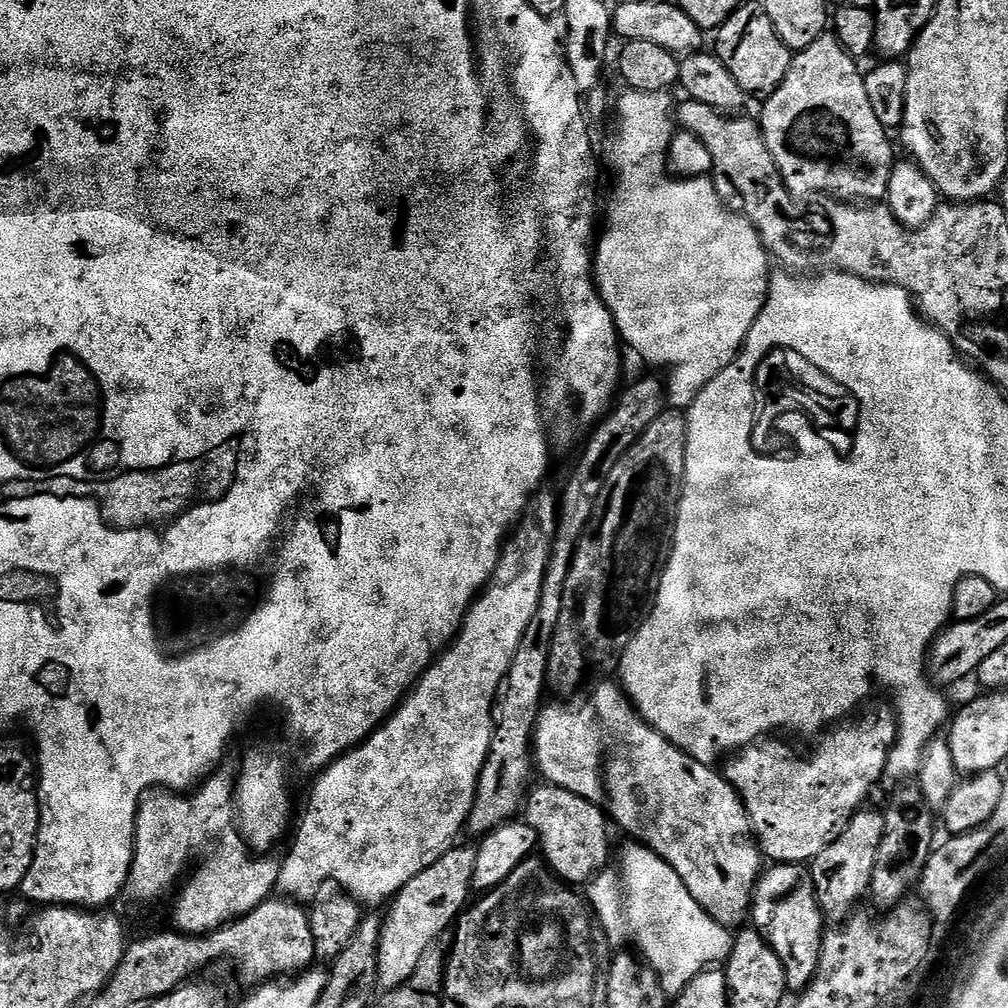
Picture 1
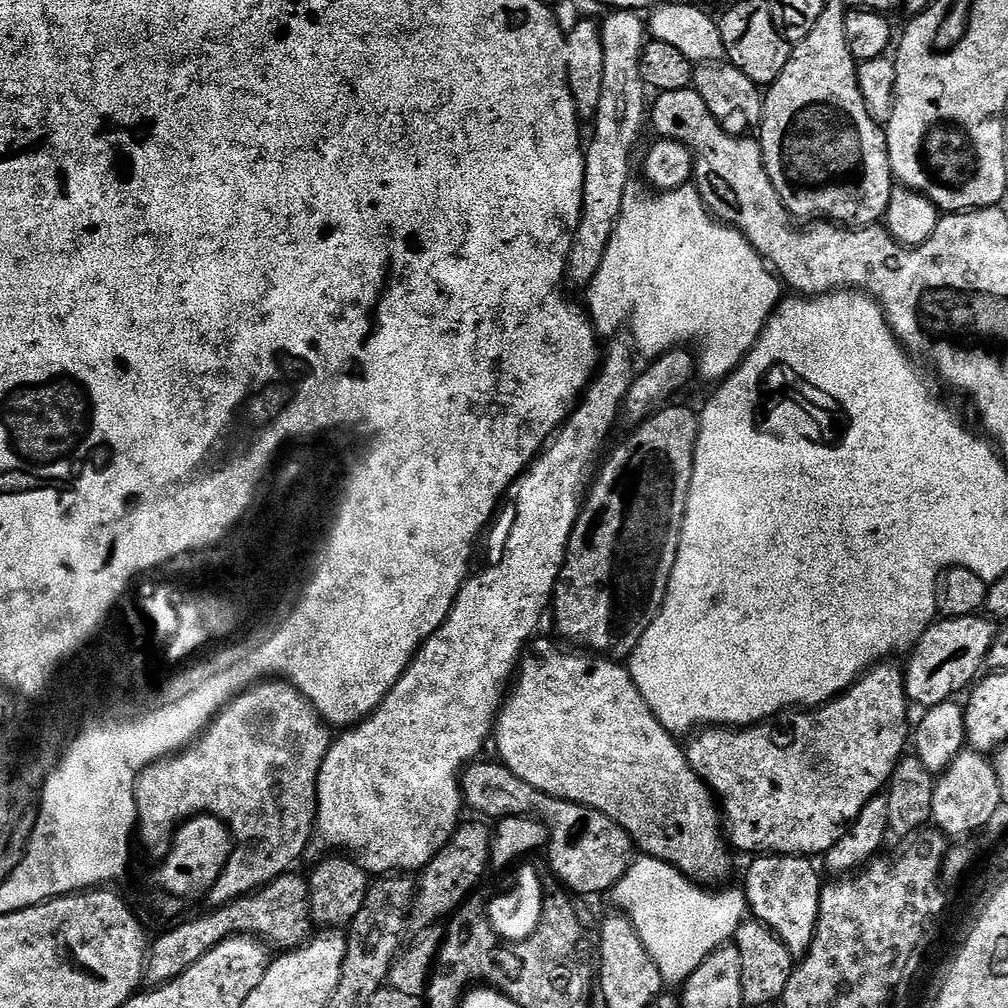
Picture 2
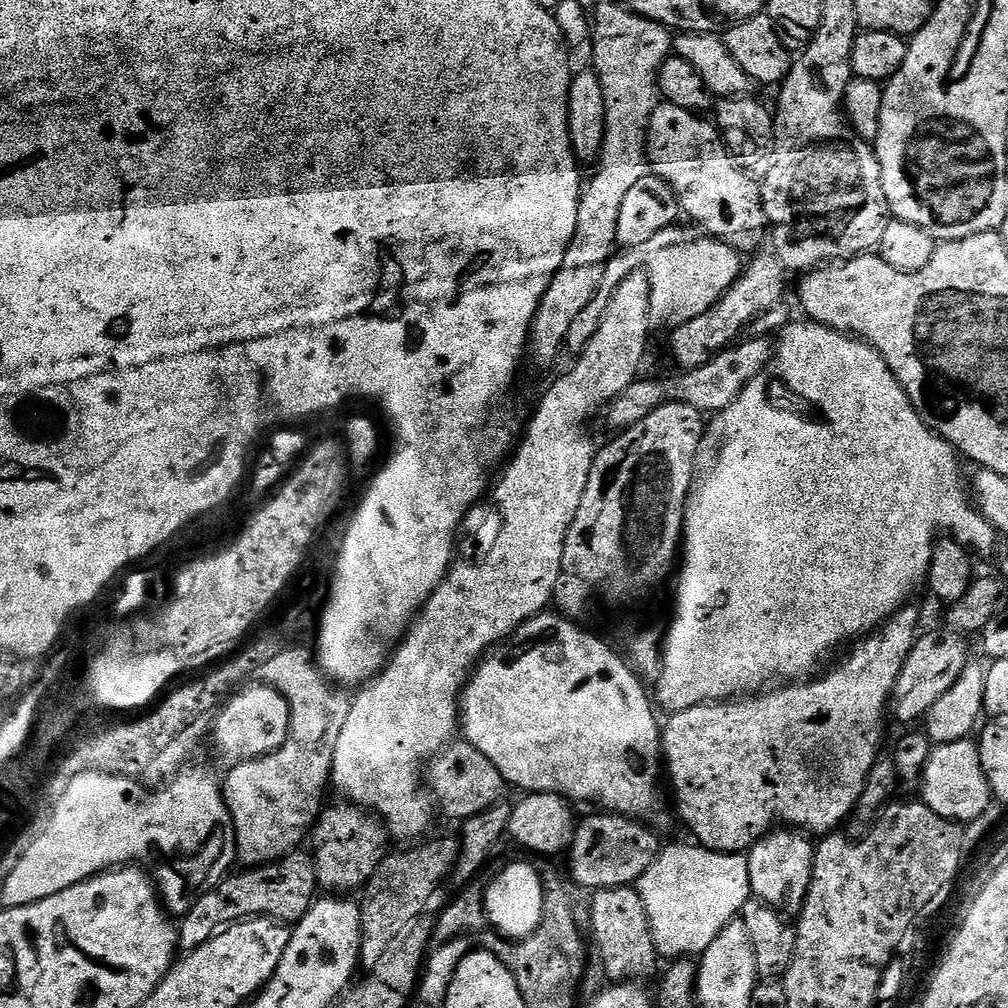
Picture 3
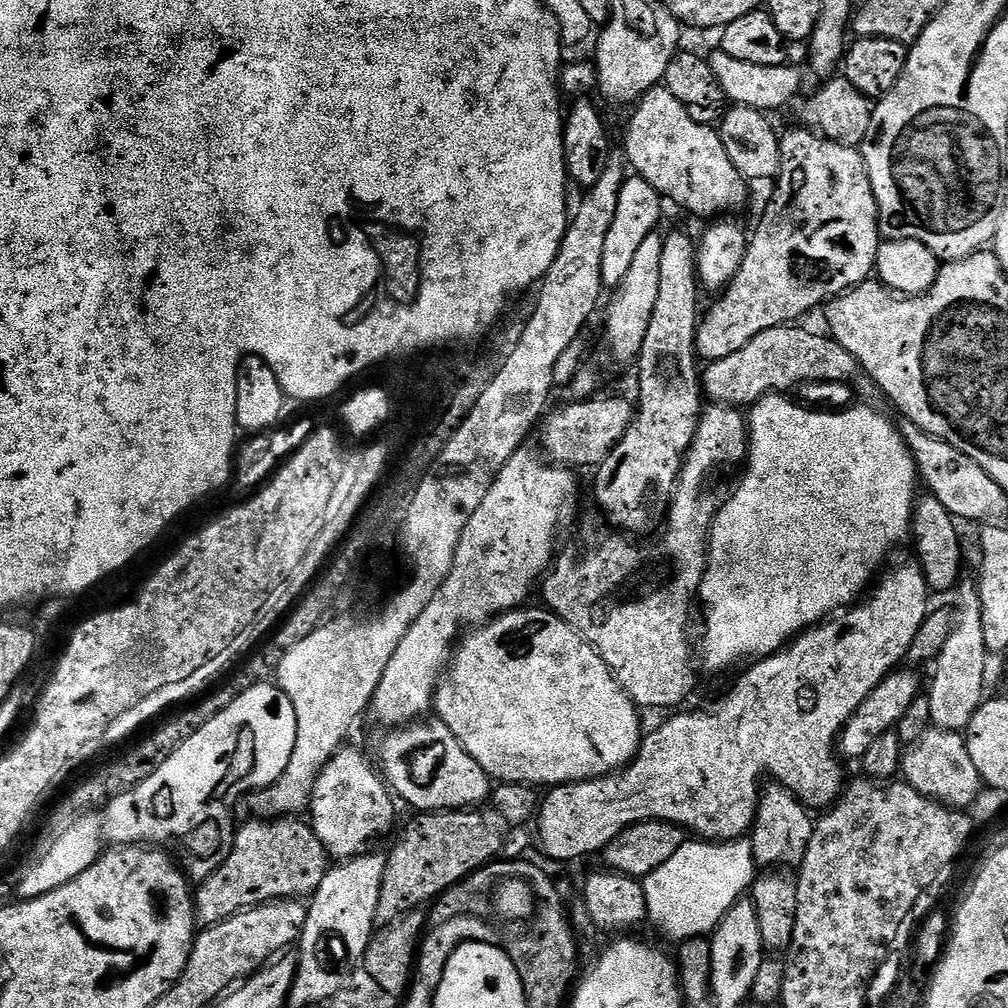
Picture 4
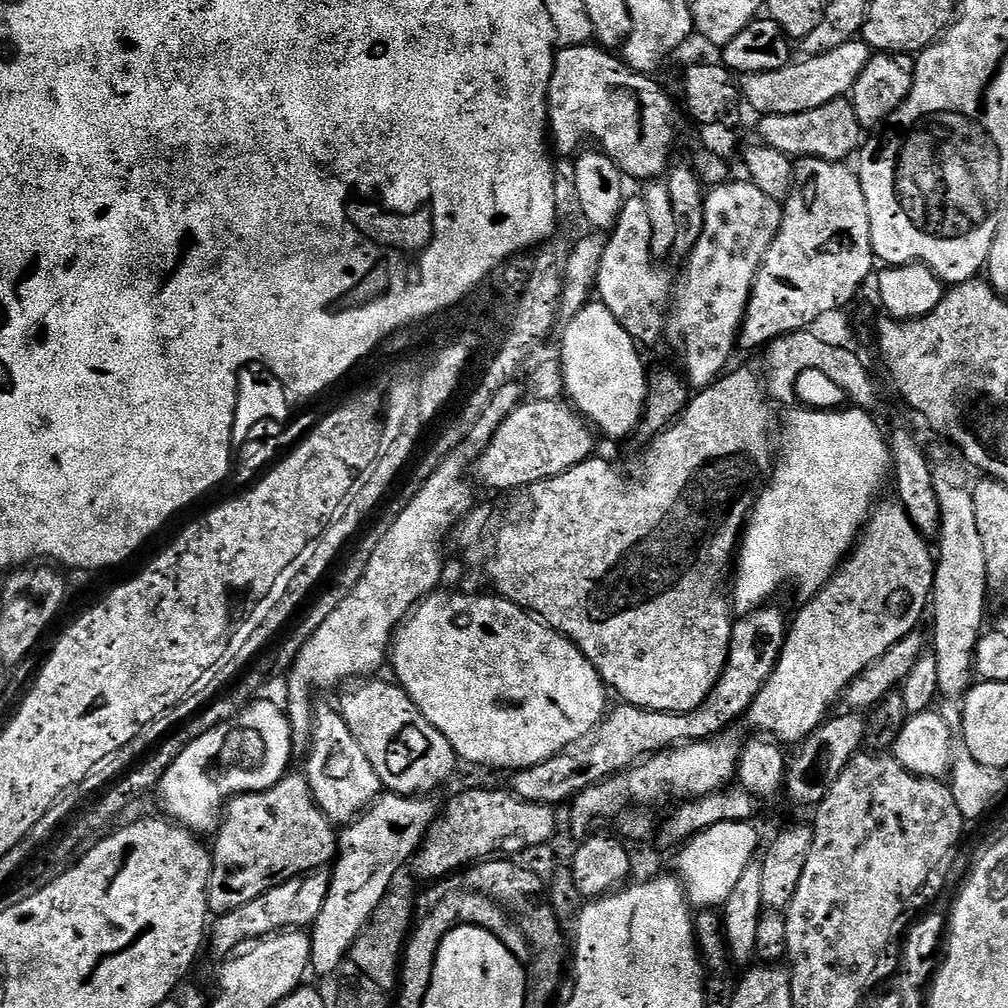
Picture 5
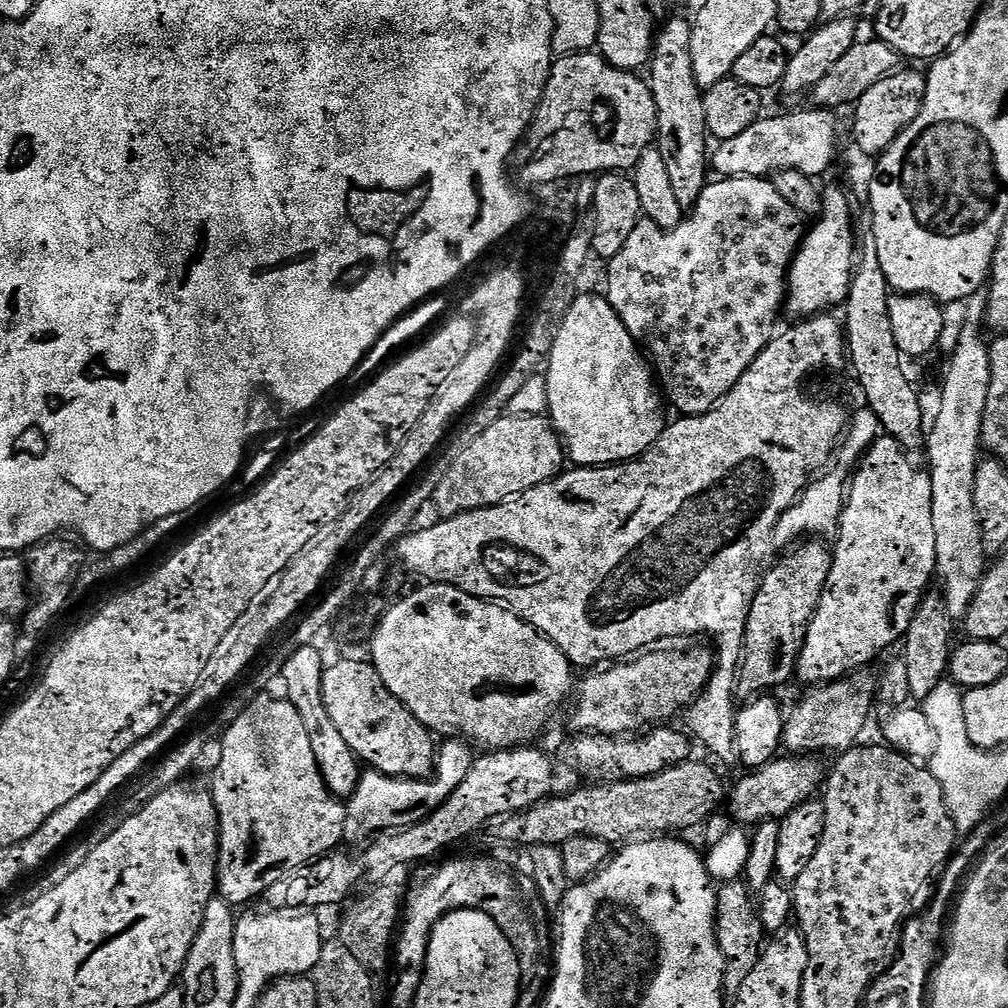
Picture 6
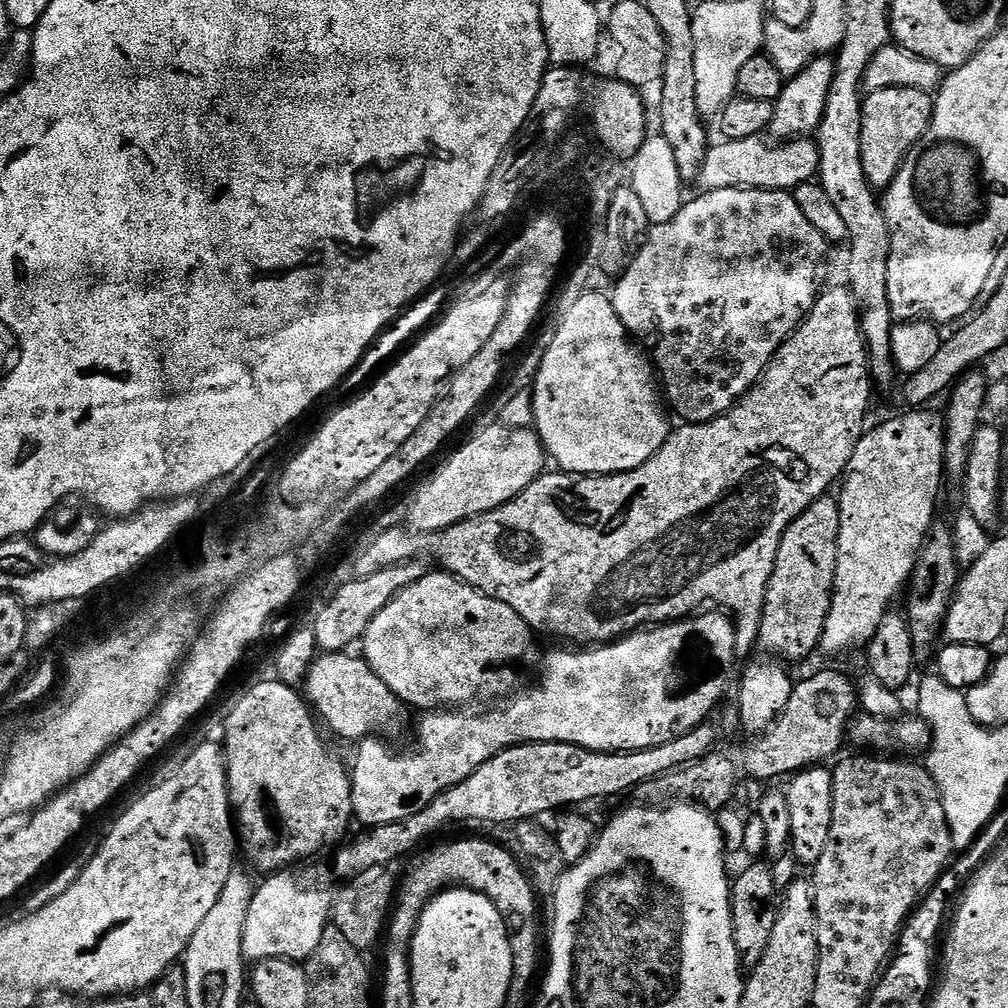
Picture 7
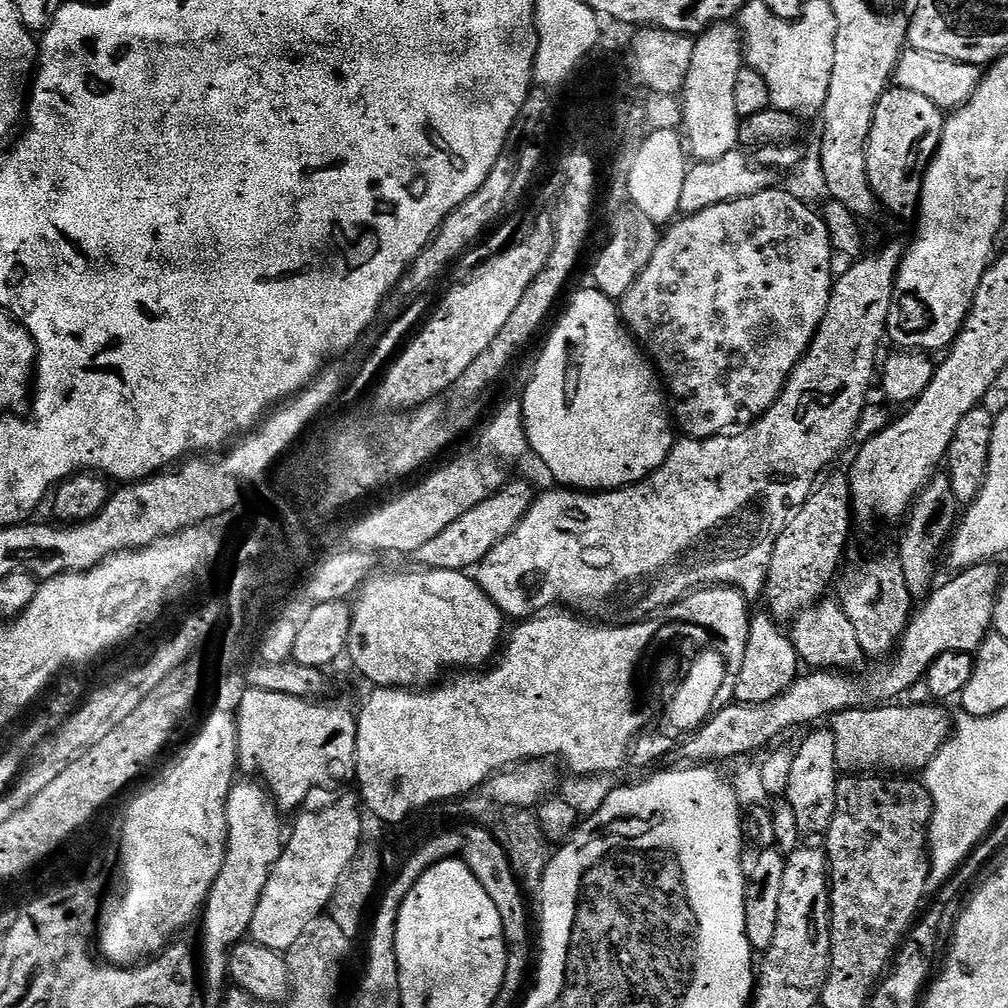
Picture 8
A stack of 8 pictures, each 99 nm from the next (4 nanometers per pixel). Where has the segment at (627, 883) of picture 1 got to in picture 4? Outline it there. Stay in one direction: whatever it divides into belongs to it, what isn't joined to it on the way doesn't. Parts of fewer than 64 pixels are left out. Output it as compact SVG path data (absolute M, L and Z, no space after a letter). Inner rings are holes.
M689 839L670 862L662 862L658 870L643 877L648 920L656 923L673 942L708 936L720 925L726 910L751 889L757 875L758 865L752 857L751 839L723 842Z

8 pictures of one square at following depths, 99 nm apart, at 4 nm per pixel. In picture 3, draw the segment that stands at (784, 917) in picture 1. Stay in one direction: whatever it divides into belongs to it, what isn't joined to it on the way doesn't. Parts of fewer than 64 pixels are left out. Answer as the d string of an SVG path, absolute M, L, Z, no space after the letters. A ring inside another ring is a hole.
M773 830L747 853L752 896L781 914L799 913L810 890L816 849L807 835L796 830Z

